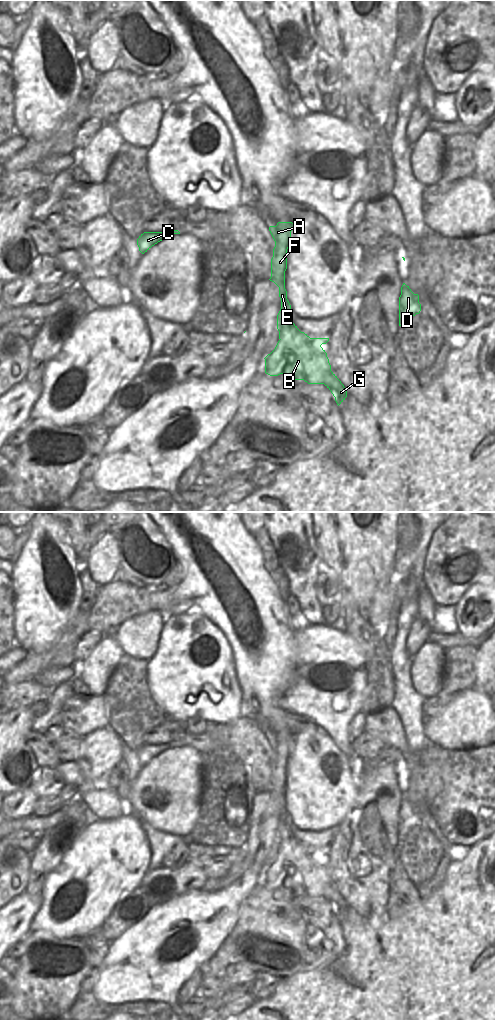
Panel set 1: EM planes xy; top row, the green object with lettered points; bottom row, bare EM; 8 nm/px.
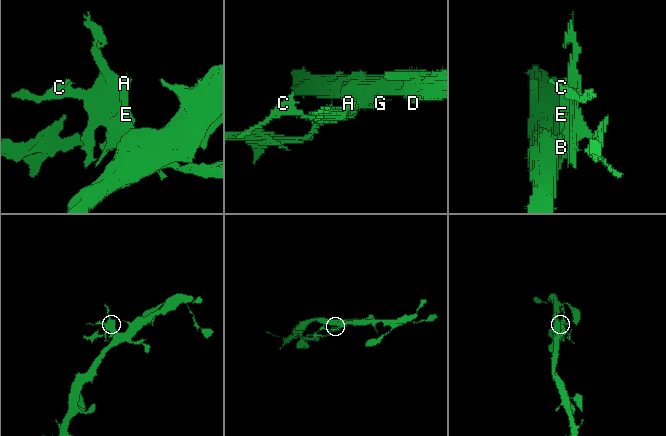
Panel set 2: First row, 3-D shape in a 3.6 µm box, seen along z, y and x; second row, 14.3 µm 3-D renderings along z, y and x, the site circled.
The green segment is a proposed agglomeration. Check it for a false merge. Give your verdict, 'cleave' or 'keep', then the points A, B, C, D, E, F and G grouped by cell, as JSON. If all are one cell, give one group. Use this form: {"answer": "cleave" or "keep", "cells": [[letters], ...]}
{"answer": "cleave", "cells": [["A", "C", "E", "F"], ["B", "D", "G"]]}

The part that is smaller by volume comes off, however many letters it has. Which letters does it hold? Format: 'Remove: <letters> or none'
Remove: A, C, E, F

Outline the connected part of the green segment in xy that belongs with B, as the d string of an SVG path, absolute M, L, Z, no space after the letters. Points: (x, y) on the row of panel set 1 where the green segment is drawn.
M290 328L281 331L281 338L275 349L265 359L265 373L270 376L284 374L294 380L304 380L308 384L324 384L335 397L339 406L347 397L347 391L337 376L331 371L327 353L321 347L329 338L310 338L304 332L294 332Z

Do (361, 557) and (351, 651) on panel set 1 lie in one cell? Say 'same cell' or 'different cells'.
different cells

